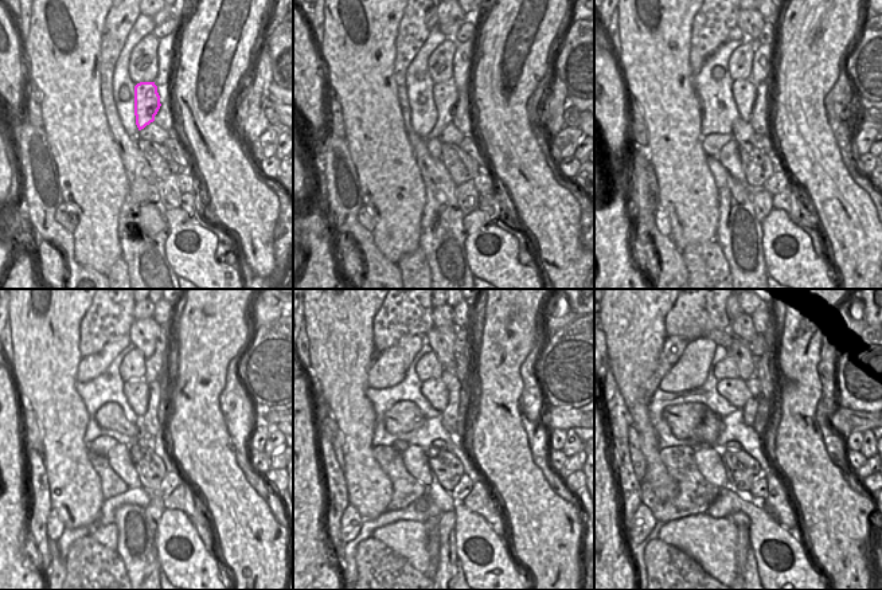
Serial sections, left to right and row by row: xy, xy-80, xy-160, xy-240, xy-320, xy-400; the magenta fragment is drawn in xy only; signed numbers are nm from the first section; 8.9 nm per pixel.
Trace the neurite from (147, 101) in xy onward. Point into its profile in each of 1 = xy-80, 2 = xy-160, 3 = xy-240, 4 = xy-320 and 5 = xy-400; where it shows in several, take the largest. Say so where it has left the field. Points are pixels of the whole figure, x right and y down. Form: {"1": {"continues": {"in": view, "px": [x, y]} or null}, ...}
{"1": {"continues": {"in": "xy-80", "px": [445, 94]}}, "2": {"continues": {"in": "xy-160", "px": [744, 92]}}, "3": {"continues": {"in": "xy-240", "px": [137, 391]}}, "4": {"continues": {"in": "xy-320", "px": [434, 390]}}, "5": {"continues": {"in": "xy-400", "px": [734, 390]}}}

